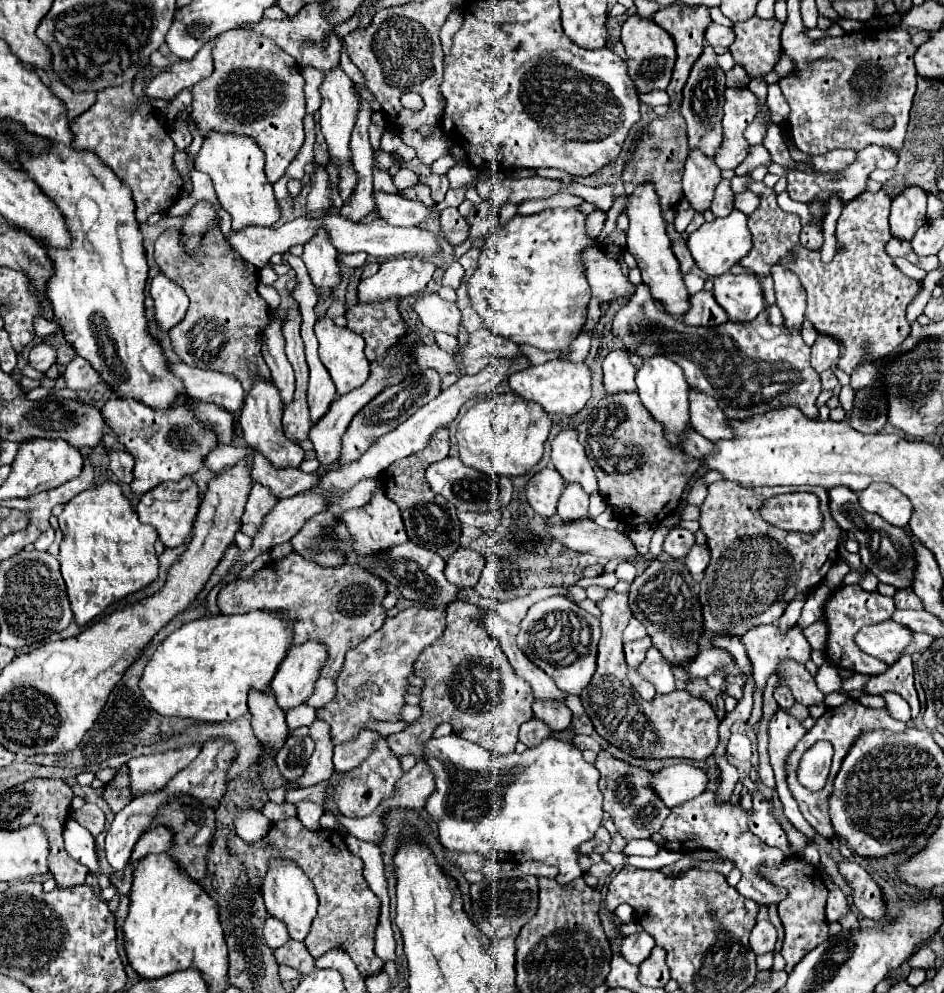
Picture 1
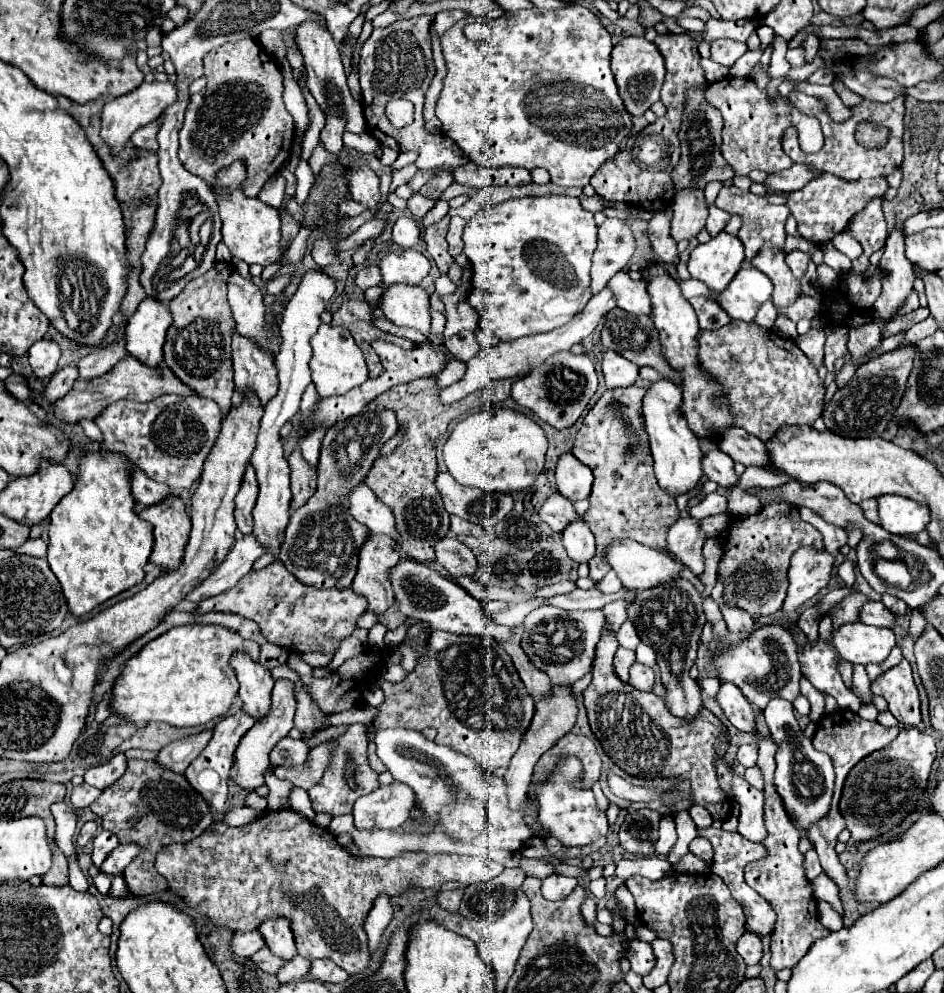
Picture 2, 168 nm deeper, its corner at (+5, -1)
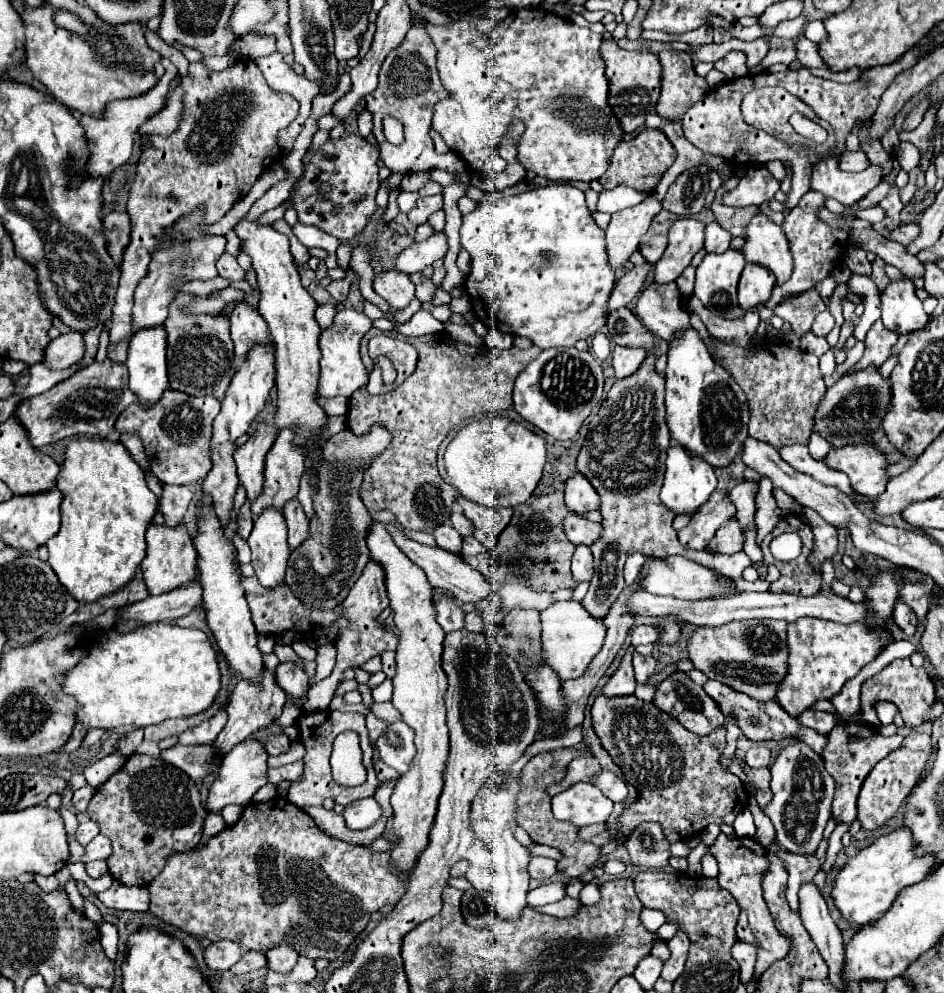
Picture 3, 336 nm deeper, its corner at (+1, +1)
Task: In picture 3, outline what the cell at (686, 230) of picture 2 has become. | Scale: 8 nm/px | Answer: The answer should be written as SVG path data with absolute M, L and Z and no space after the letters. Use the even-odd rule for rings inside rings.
M679 219L669 229L669 243L663 257L655 265L653 281L663 285L675 281L703 247L705 225L697 219Z

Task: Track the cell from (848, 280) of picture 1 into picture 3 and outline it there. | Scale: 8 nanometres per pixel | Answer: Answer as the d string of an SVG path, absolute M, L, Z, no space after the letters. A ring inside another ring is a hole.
M717 189L717 195L715 195L715 201L711 205L713 213L715 213L715 219L717 223L729 231L733 237L741 237L745 233L745 225L749 223L749 219L759 213L759 207L745 207L745 209L737 209L737 207L727 207L727 205L721 205L721 197L723 197L723 189Z

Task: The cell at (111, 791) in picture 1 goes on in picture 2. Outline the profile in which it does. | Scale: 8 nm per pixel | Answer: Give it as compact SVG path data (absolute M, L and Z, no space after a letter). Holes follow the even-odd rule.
M141 759L127 761L127 771L123 773L123 777L111 787L107 787L91 803L91 811L97 817L109 819L109 831L113 831L121 843L135 841L143 847L141 855L123 871L129 891L139 897L149 897L167 891L167 879L155 871L157 851L161 851L161 847L167 847L169 843L187 843L199 833L207 831L213 823L209 805L187 783L183 775L159 767L155 761Z

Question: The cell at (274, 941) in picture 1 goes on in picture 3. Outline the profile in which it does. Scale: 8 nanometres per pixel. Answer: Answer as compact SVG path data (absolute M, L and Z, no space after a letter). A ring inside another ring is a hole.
M233 941L209 943L203 957L205 957L205 965L209 969L227 971L231 965L235 965L241 959L241 947Z

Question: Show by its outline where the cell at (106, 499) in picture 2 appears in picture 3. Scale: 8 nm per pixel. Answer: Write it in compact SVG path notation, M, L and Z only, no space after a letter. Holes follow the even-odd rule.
M75 439L67 445L55 489L61 491L61 529L47 541L49 565L79 601L93 603L125 587L145 557L145 531L157 511L157 497L119 441Z

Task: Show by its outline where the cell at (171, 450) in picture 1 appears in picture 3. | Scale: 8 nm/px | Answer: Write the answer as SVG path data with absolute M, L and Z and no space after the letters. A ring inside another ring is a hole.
M167 389L159 403L151 409L143 409L137 403L129 405L119 415L115 429L119 433L135 433L141 437L151 471L161 483L193 485L203 481L203 477L211 471L211 423L219 411L221 403L213 395L189 397Z

